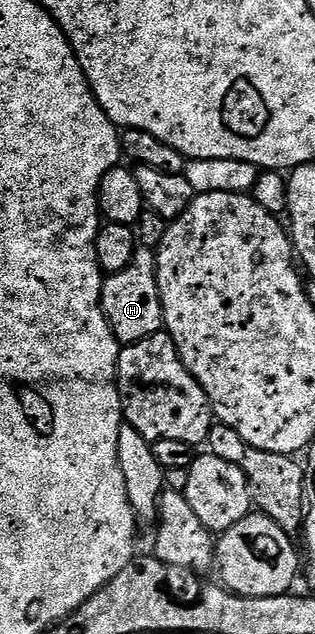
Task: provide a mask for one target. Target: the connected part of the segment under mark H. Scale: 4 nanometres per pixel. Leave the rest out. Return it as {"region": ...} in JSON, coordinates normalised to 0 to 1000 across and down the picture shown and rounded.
{"region":[[[435,390],[419,410],[390,426],[330,435],[317,487],[384,544],[422,543],[521,517],[521,491],[511,489],[508,461],[495,451],[495,401],[479,390]]]}

